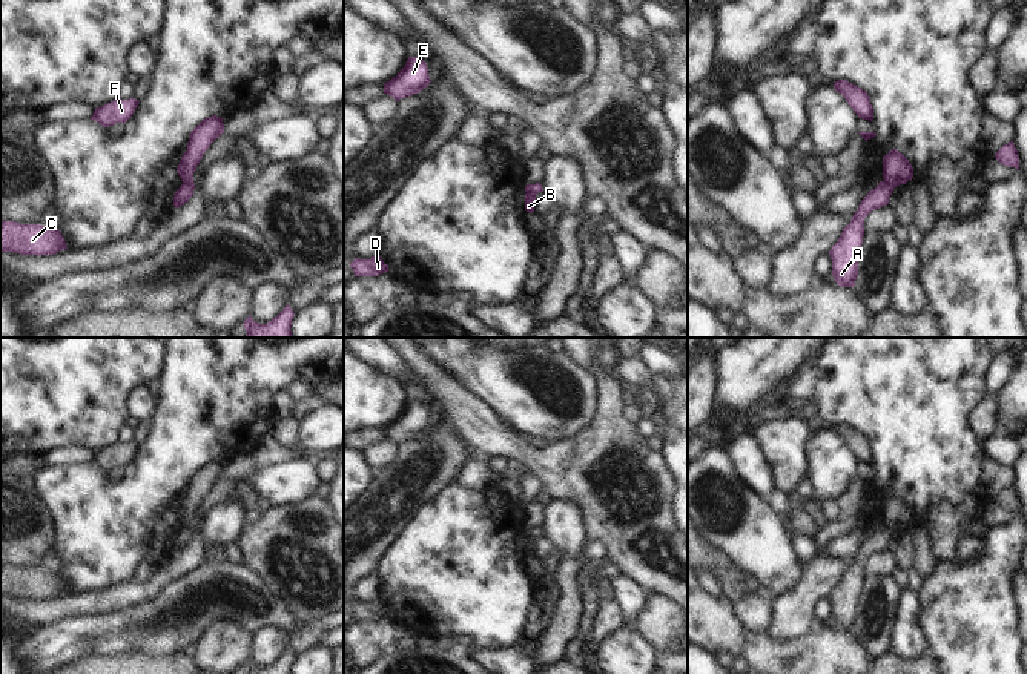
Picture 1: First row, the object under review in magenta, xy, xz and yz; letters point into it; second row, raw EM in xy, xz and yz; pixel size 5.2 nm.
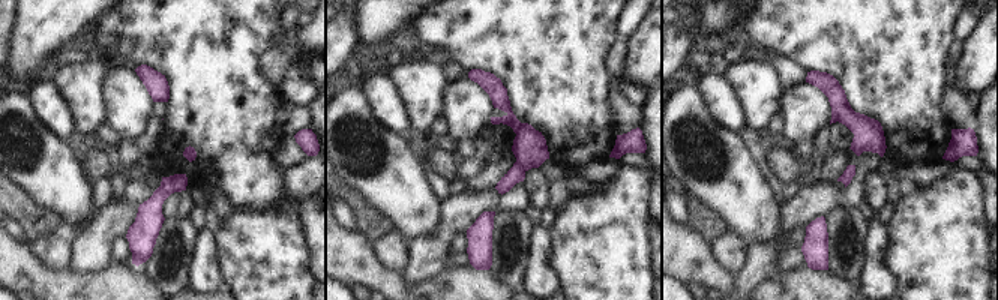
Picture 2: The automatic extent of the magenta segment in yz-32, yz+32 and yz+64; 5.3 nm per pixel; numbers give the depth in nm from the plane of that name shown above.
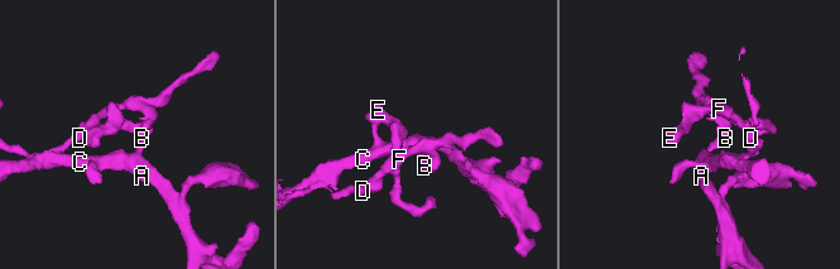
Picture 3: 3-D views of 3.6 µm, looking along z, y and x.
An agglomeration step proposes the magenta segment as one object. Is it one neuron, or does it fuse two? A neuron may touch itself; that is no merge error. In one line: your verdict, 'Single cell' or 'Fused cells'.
Fused cells.

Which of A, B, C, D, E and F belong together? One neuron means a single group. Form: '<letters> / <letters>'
A C / B D E F

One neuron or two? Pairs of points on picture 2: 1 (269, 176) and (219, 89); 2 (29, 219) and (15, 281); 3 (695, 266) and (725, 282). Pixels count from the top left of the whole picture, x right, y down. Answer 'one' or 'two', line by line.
1: one
2: two
3: one

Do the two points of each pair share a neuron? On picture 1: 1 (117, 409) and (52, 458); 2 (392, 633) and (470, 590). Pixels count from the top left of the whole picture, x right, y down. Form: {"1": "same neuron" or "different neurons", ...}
{"1": "different neurons", "2": "different neurons"}

